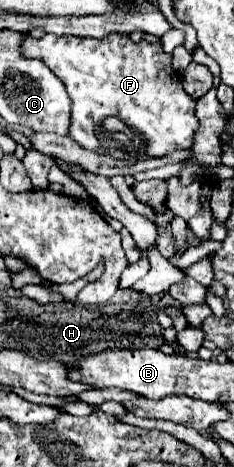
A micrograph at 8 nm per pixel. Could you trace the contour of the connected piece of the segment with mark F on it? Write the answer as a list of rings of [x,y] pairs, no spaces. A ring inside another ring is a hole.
[[[112,32],[100,40],[54,34],[34,38],[30,34],[24,34],[20,42],[20,54],[24,58],[42,60],[64,82],[66,92],[72,100],[68,136],[82,148],[122,160],[160,158],[176,148],[192,148],[194,132],[198,128],[198,118],[194,116],[196,100],[182,90],[178,72],[170,66],[172,56],[166,54],[158,42],[132,42],[128,34],[118,32]]]

